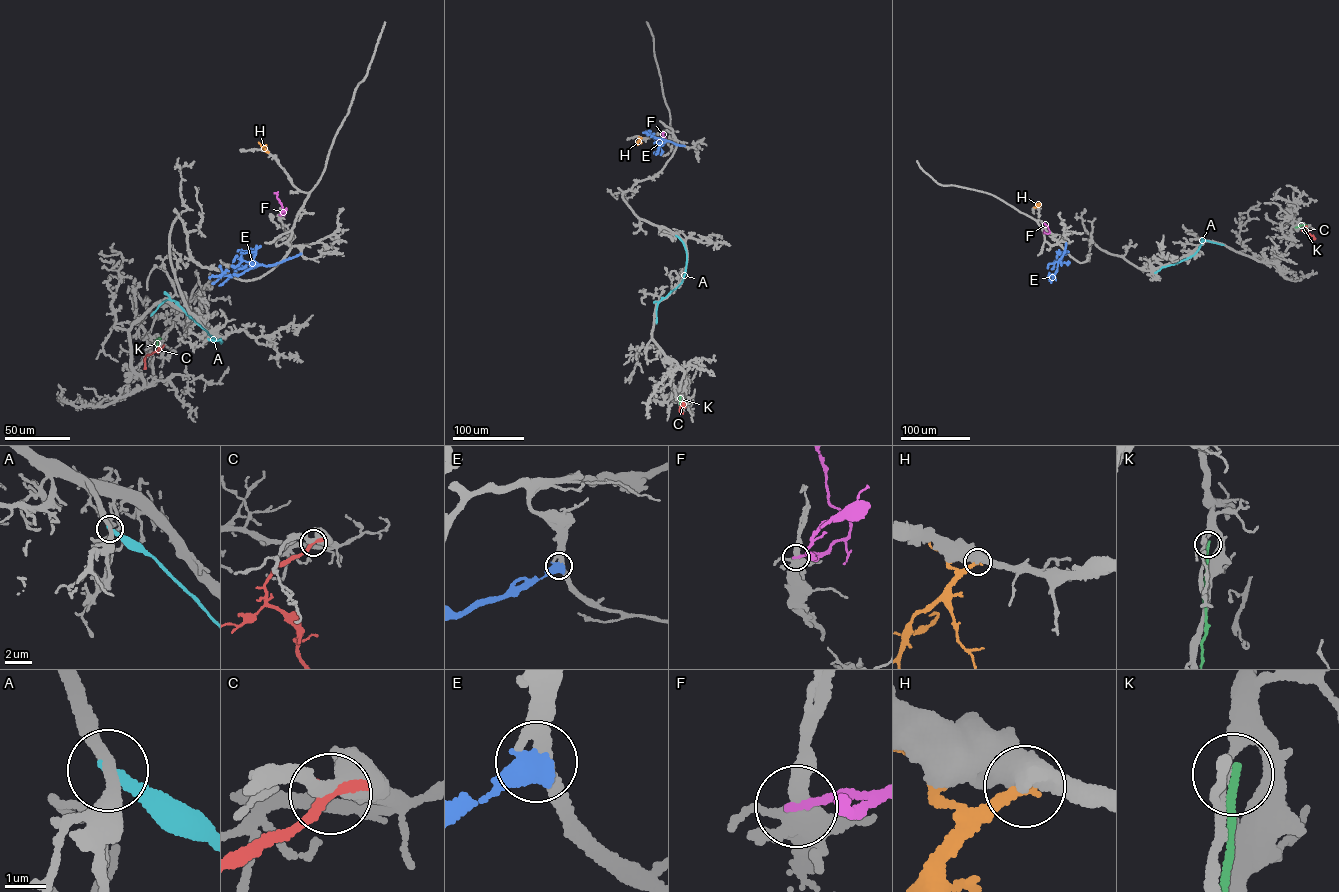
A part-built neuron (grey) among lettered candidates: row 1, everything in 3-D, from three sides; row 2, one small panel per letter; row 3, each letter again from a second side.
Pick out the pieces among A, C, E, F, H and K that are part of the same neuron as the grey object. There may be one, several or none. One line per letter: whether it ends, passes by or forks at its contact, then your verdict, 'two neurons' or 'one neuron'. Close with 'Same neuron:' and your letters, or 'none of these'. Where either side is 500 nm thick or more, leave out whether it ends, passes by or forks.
A: it ends | two neurons
C: it ends | two neurons
E: two neurons
F: it ends | two neurons
H: two neurons
K: it ends | two neurons
Same neuron: none of these

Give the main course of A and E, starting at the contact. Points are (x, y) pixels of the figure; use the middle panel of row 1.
A: (675, 235), (686, 251), (685, 272), (681, 283), (658, 302), (656, 323)
E: (685, 146), (654, 137), (647, 131), (642, 132)

